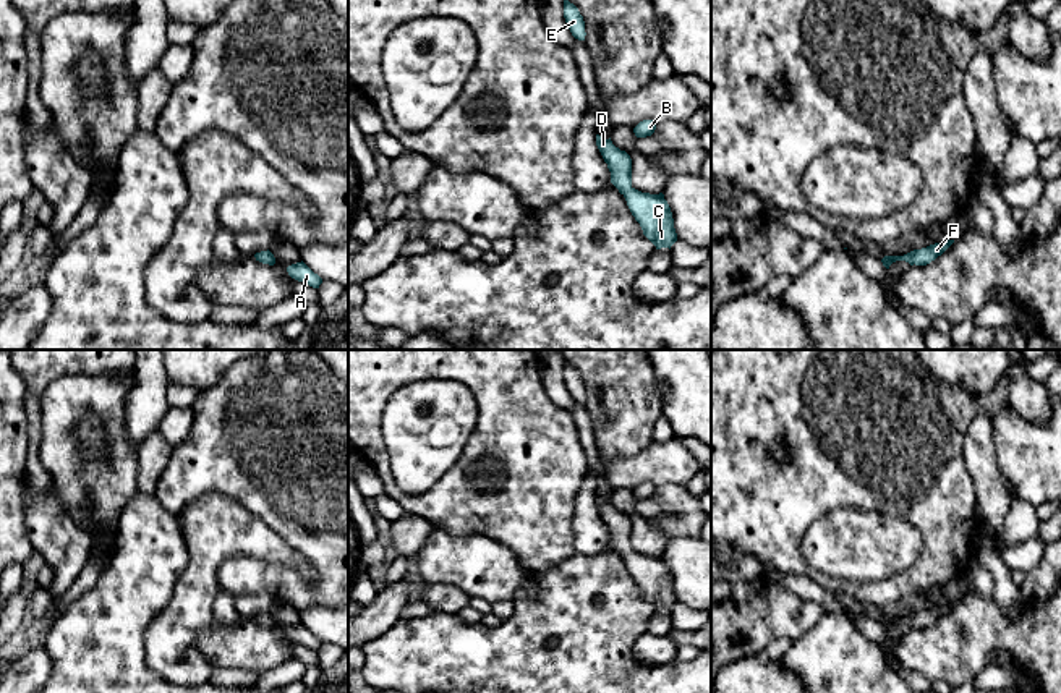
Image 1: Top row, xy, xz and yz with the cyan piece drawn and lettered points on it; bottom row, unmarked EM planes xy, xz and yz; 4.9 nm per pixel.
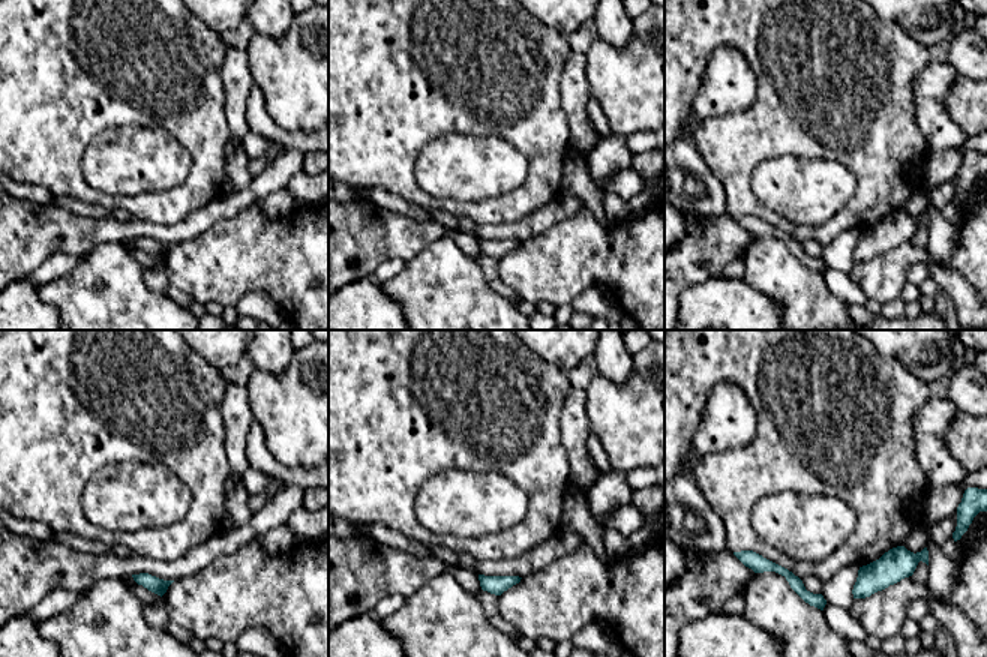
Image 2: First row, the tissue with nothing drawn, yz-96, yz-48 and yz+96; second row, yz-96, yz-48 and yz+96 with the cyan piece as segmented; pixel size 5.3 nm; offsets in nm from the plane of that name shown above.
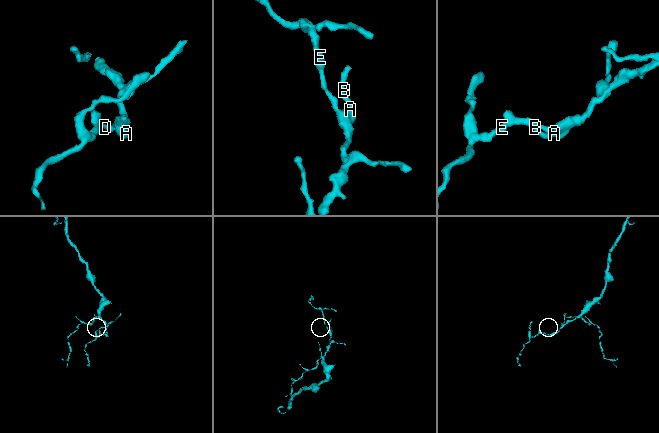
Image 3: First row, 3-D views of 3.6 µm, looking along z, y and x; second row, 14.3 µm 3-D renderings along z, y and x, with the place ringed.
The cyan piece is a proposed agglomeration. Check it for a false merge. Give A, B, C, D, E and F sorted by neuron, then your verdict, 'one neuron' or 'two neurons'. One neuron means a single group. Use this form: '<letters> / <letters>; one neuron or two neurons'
A B C D E F; one neuron

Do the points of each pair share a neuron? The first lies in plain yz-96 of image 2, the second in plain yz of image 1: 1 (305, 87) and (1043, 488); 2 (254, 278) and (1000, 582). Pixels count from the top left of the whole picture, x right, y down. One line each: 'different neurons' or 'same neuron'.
1: same neuron
2: different neurons

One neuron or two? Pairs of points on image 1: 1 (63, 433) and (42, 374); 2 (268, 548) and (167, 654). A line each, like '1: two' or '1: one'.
1: two
2: one

